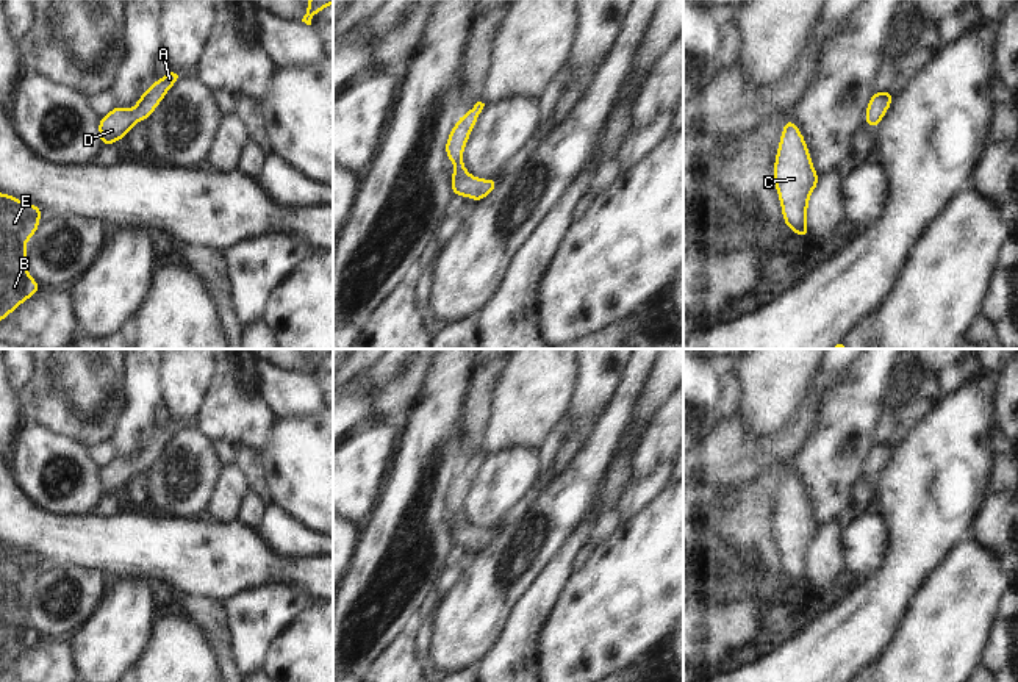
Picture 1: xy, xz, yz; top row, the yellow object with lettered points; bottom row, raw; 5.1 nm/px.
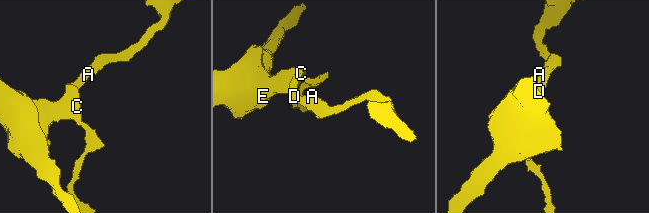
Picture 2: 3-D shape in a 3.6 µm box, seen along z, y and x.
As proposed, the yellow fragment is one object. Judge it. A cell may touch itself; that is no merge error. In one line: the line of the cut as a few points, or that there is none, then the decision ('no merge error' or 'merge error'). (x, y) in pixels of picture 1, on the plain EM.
no cut | no merge error

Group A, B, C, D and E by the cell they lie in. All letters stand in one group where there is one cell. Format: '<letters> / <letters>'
A B C D E

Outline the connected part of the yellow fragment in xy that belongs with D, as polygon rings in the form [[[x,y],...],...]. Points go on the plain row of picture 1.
[[[172,419],[139,447],[131,461],[114,457],[106,466],[100,468],[99,483],[102,497],[117,494],[120,488],[127,488],[134,474],[149,469],[174,433],[180,429],[183,429],[183,424]]]

